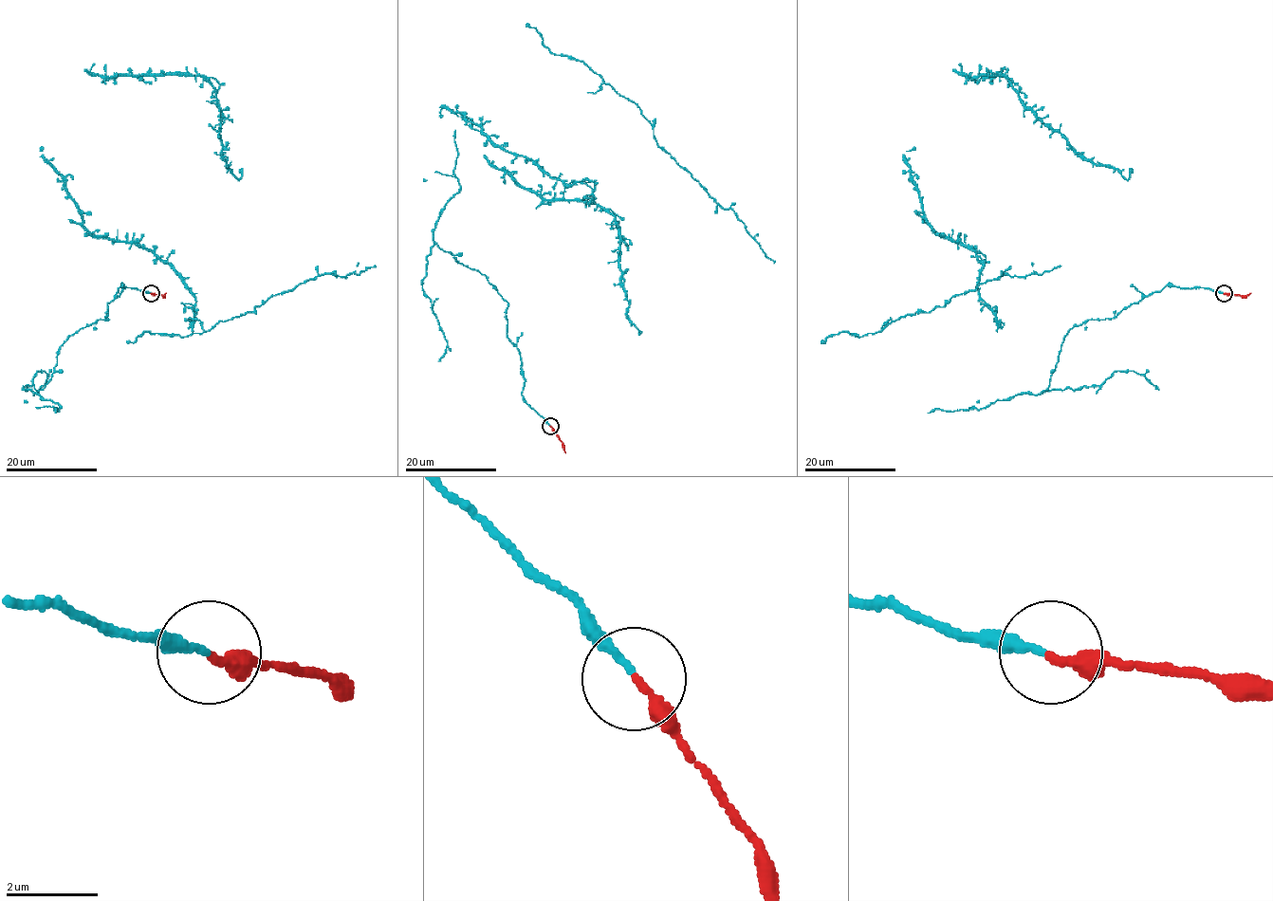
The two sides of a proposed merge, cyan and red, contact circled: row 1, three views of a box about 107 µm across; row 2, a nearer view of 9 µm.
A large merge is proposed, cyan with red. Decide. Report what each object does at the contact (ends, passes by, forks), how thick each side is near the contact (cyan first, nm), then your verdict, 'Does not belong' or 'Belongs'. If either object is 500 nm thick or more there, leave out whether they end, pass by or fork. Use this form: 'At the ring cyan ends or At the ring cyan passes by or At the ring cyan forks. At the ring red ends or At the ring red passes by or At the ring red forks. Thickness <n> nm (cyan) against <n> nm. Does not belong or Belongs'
At the ring cyan ends. At the ring red ends. Thickness 170 nm (cyan) against 240 nm. Does not belong

